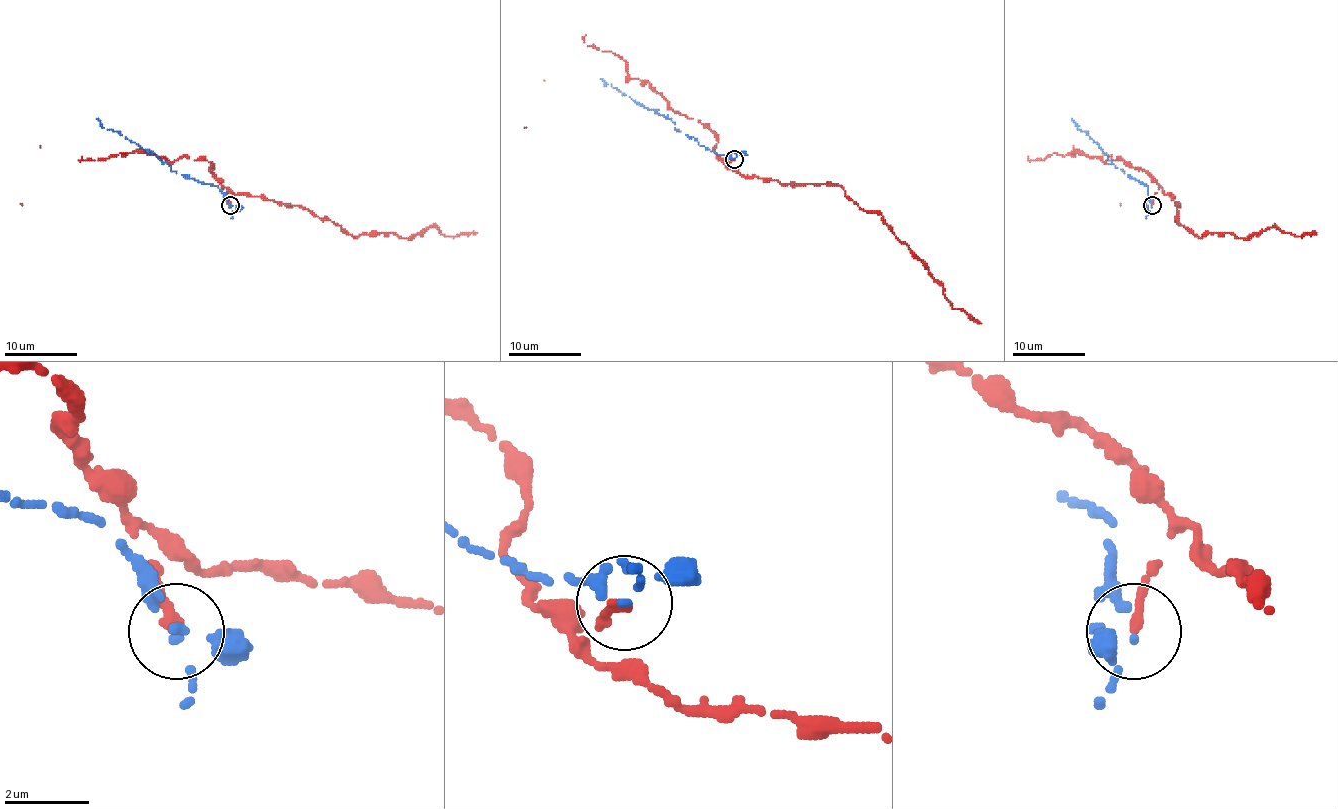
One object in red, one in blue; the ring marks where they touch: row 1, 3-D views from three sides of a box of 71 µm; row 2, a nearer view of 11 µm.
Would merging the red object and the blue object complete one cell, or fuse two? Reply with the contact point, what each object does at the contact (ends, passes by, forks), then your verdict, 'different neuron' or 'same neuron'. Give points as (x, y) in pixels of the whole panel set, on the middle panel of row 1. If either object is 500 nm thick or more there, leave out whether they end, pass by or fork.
(734, 159) | red ends | blue ends | different neuron

